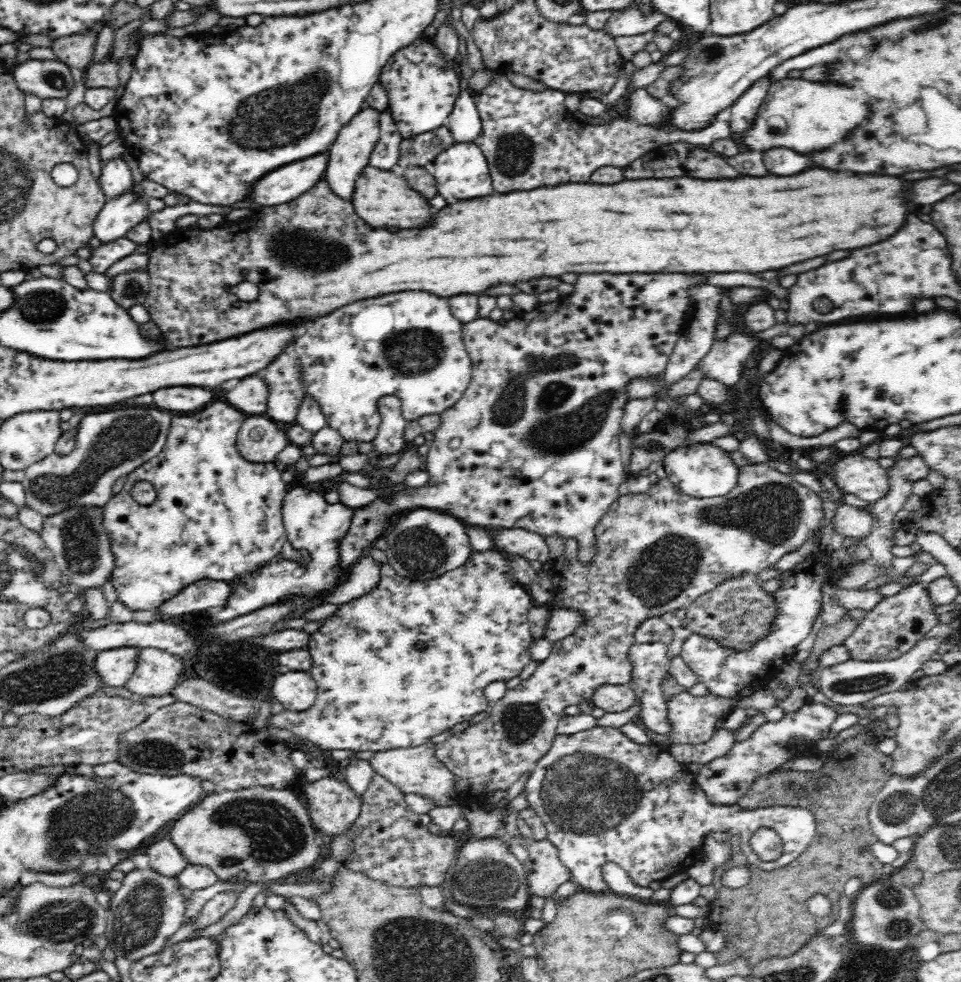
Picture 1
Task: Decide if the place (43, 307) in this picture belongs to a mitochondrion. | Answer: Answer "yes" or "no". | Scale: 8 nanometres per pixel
yes

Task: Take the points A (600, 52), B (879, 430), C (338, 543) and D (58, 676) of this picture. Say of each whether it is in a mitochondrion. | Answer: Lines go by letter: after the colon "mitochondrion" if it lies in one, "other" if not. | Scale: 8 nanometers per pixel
A: other
B: other
C: other
D: mitochondrion

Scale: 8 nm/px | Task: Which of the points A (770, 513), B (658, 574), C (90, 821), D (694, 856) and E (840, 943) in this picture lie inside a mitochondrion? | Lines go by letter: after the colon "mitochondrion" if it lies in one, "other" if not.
A: mitochondrion
B: mitochondrion
C: mitochondrion
D: other
E: other

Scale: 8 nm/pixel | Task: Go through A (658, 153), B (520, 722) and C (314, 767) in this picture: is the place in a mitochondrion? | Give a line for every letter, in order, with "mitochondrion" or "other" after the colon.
A: other
B: mitochondrion
C: other

